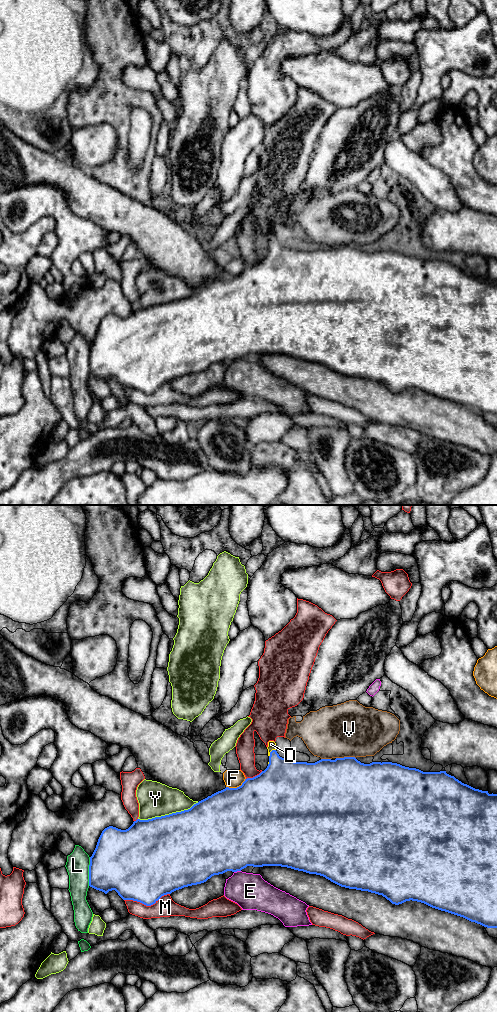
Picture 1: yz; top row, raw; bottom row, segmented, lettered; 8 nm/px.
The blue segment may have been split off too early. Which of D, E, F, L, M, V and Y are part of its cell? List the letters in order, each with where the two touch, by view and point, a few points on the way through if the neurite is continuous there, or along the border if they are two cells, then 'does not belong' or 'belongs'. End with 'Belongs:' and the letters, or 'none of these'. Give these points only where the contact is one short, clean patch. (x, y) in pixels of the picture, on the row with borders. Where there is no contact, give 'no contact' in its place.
D: yz (270, 752) | across yz (283, 780), (270, 752), (271, 744) | belongs
E: yz (237, 870) | does not belong
F: yz (237, 787) | does not belong
L: yz (89, 871) | does not belong
M: yz (146, 905) | does not belong
V: yz (345, 757) | does not belong
Y: yz (169, 814) | does not belong
Belongs: D

